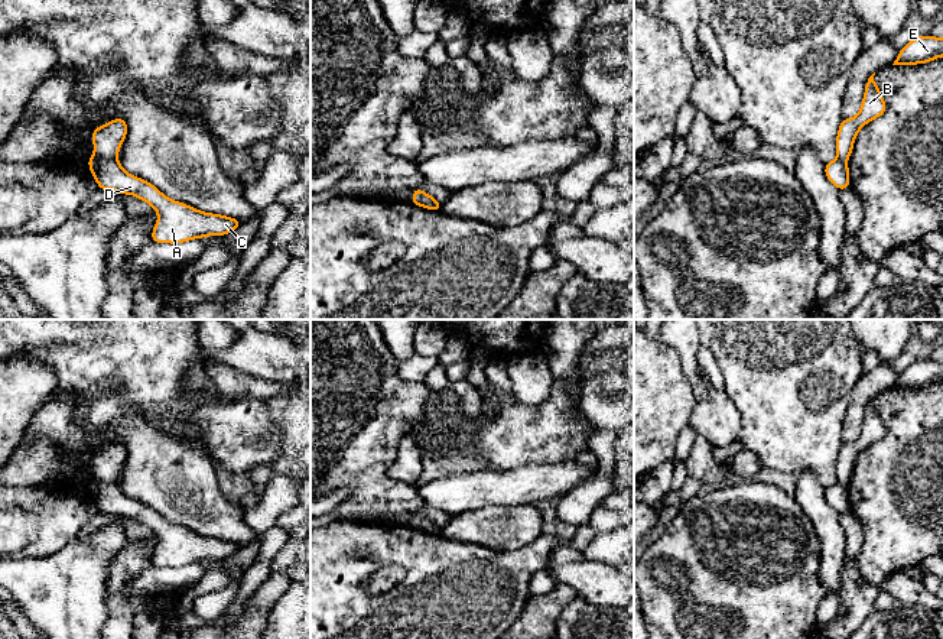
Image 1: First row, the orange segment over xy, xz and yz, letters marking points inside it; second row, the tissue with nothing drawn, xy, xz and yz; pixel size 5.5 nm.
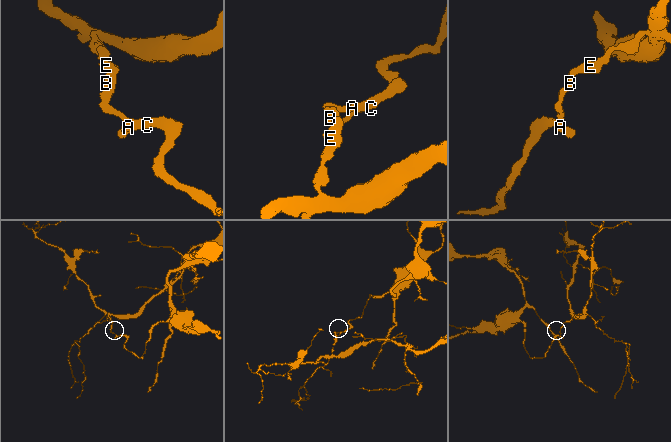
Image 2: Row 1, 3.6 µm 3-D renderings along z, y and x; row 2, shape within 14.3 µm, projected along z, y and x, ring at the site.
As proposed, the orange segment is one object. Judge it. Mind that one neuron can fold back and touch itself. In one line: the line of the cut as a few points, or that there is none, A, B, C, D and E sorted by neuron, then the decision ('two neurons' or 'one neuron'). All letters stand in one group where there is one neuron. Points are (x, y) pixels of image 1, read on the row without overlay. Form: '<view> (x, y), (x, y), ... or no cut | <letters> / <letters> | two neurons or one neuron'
xy (94, 477), (114, 483) | A C D / B E | two neurons

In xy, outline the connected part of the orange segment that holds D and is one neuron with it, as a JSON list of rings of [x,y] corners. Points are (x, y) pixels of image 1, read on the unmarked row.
[[[94,479],[88,483],[88,490],[98,512],[134,519],[155,532],[159,542],[152,555],[152,564],[156,567],[176,568],[207,559],[224,559],[243,546],[172,525],[147,505],[126,496],[120,484]]]

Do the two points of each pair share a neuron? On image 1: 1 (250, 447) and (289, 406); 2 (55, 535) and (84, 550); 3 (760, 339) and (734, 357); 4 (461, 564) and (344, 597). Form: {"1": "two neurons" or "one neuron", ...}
{"1": "two neurons", "2": "two neurons", "3": "one neuron", "4": "one neuron"}

